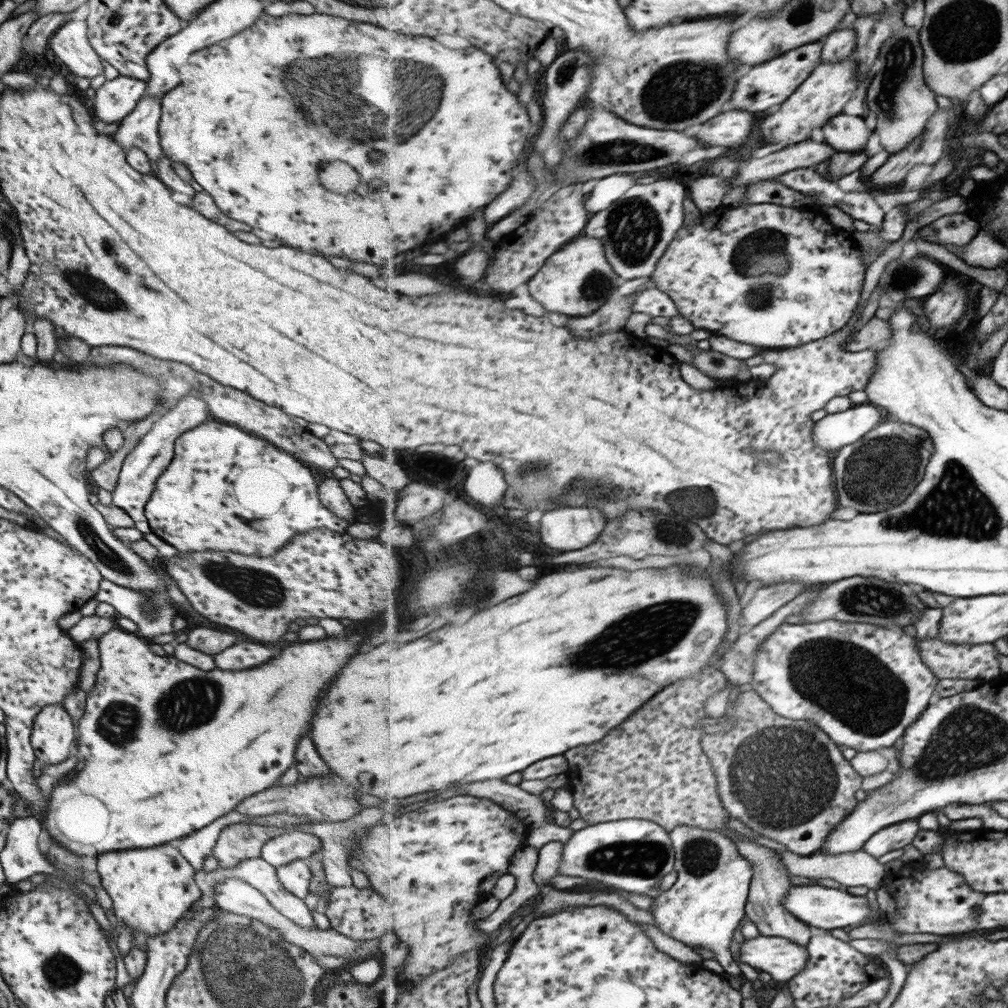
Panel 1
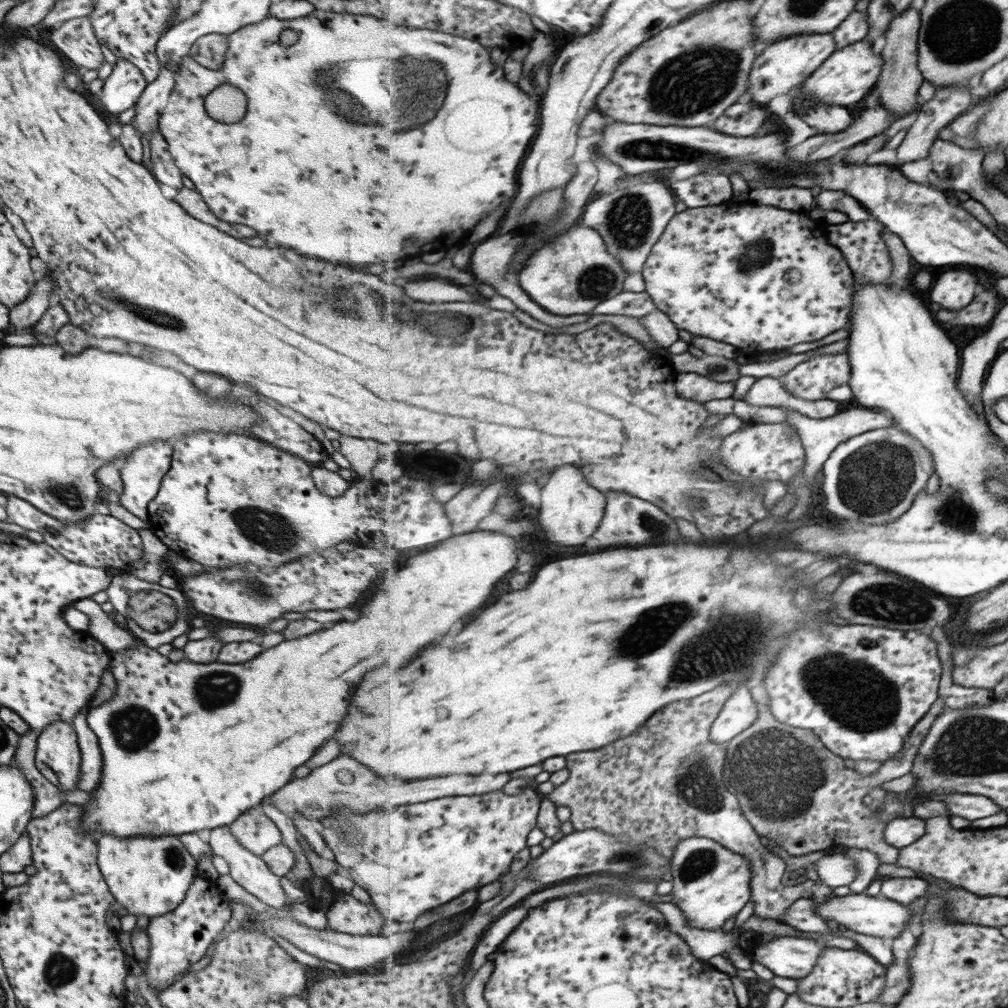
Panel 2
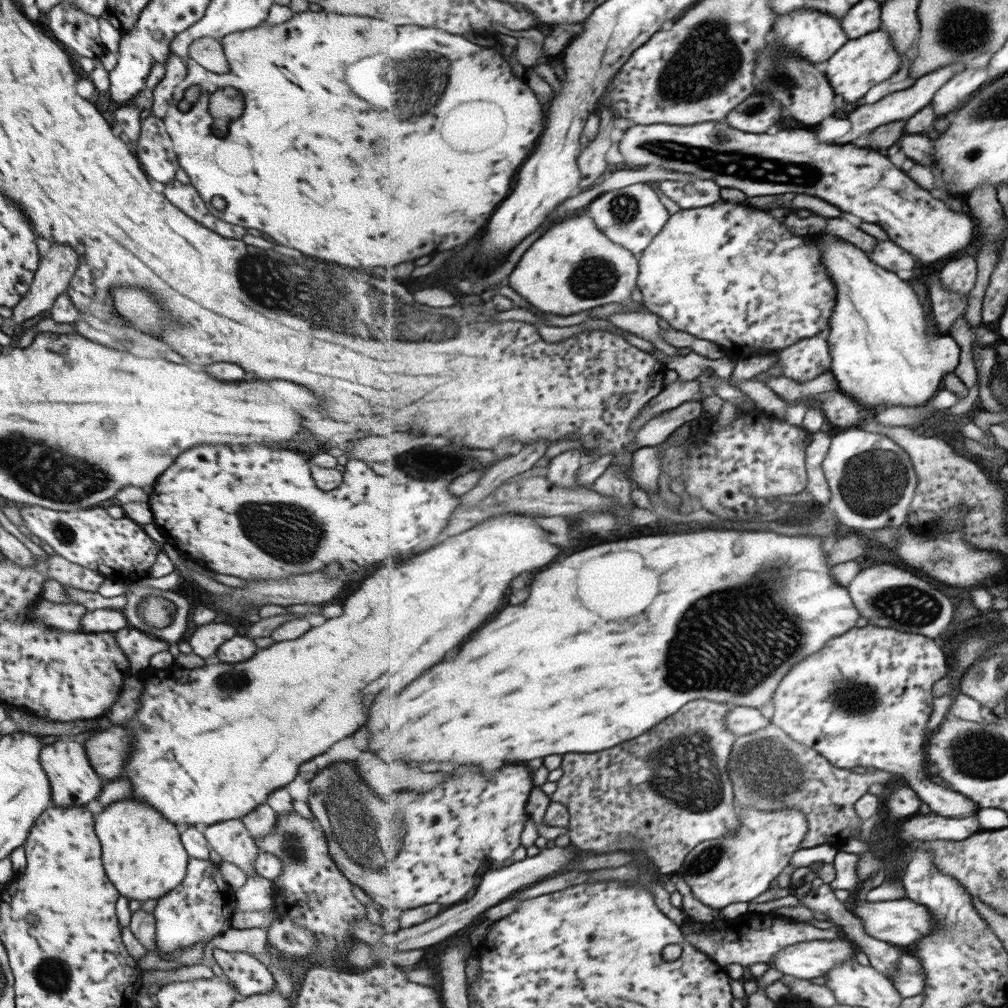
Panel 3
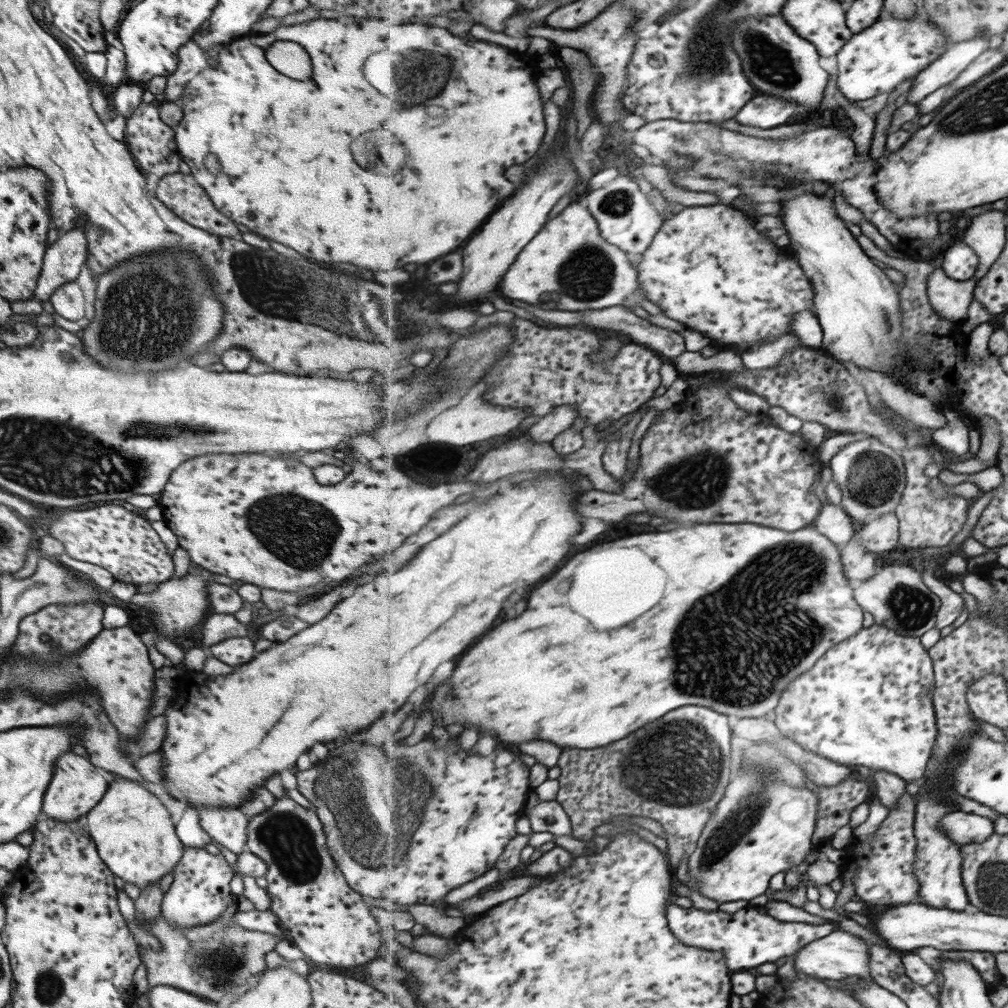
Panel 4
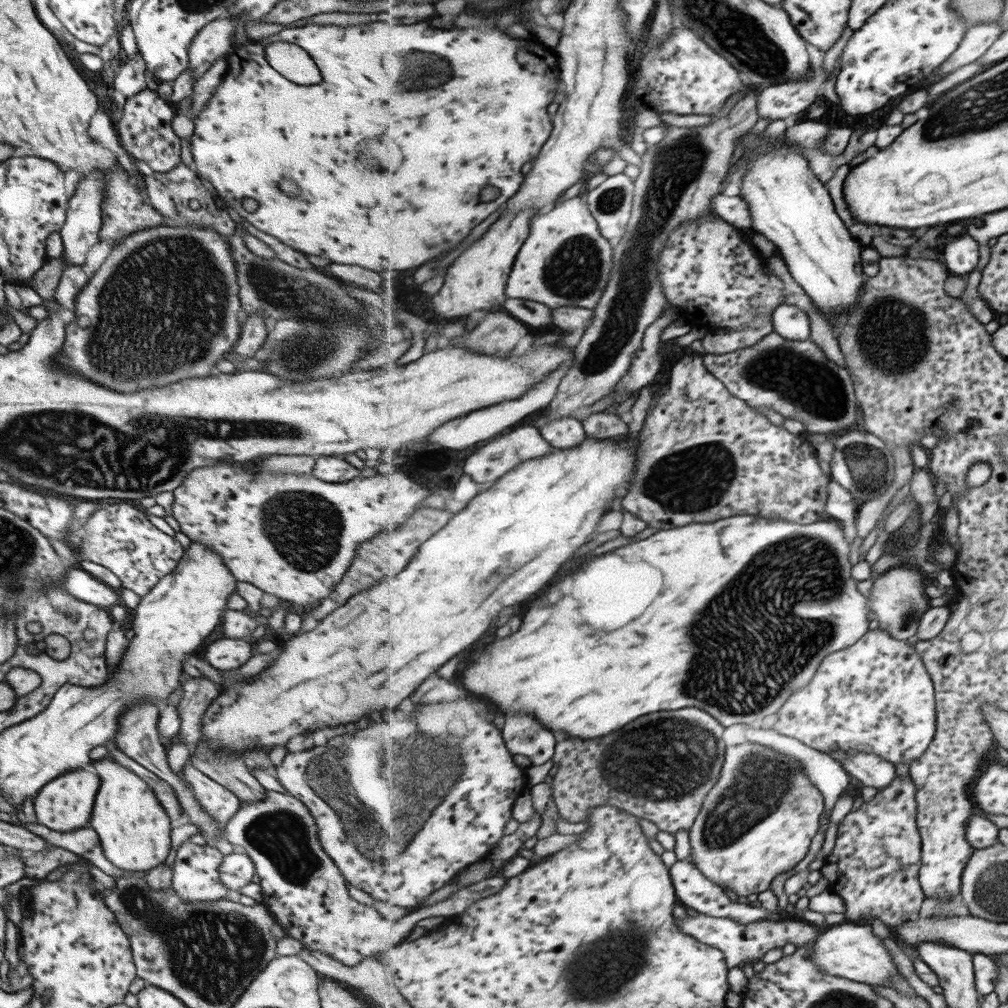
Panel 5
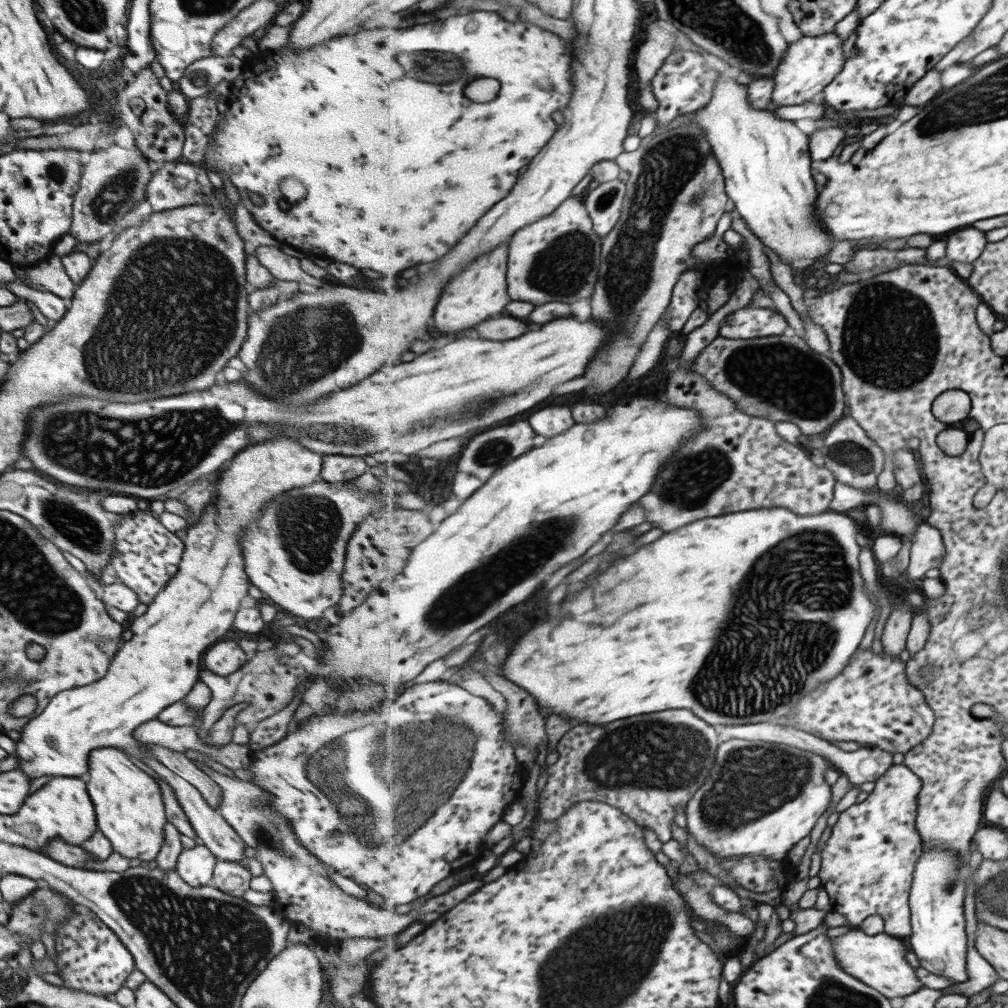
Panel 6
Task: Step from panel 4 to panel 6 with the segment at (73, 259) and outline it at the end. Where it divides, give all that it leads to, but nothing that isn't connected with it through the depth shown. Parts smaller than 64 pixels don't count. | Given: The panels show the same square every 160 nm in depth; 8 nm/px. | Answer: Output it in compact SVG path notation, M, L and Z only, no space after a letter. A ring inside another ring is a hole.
M113 145L107 150L93 151L77 182L77 192L72 200L72 221L67 234L79 243L100 242L124 214L143 200L151 174L146 156L135 147L127 150Z

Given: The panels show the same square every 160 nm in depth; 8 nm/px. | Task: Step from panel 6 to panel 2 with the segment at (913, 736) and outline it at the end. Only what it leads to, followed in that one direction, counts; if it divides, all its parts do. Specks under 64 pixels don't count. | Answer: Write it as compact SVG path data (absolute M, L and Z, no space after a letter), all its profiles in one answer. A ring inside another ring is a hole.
M820 626L820 628L804 628L796 630L789 638L789 648L781 652L781 658L777 658L777 666L769 672L769 678L765 680L763 686L769 696L770 708L775 719L785 722L785 725L795 726L795 728L805 728L812 730L837 756L850 758L851 760L878 760L888 762L889 759L898 756L904 750L906 740L912 730L915 729L925 716L932 710L933 703L939 698L939 684L941 684L941 674L943 674L943 664L939 658L939 642L933 640L927 631L907 631L893 630L881 626ZM953 793L952 795L941 795L941 800L946 802L948 811L952 816L961 816L972 822L980 818L985 818L1005 808L993 802L991 798L984 796L967 796L967 794Z

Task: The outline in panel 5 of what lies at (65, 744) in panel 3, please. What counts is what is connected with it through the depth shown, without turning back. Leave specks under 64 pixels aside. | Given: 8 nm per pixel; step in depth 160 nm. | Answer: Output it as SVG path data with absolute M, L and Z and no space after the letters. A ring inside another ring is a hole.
M88 767L70 770L47 781L32 798L35 822L55 832L72 832L87 826L97 787L98 776Z

